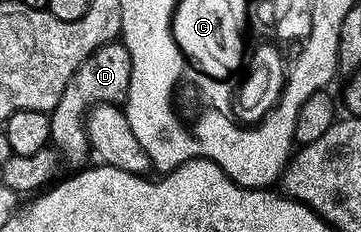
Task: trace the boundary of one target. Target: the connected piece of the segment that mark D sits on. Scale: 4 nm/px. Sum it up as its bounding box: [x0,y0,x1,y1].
[50,40,132,168]

